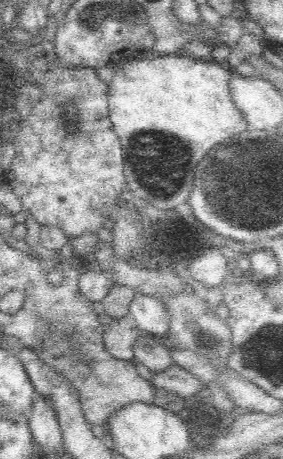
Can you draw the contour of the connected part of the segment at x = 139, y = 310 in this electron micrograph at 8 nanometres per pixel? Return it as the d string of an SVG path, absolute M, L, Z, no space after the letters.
M136 294L130 306L130 314L136 320L138 330L158 338L166 338L166 332L170 328L170 318L166 310L168 308L160 298L146 294Z

